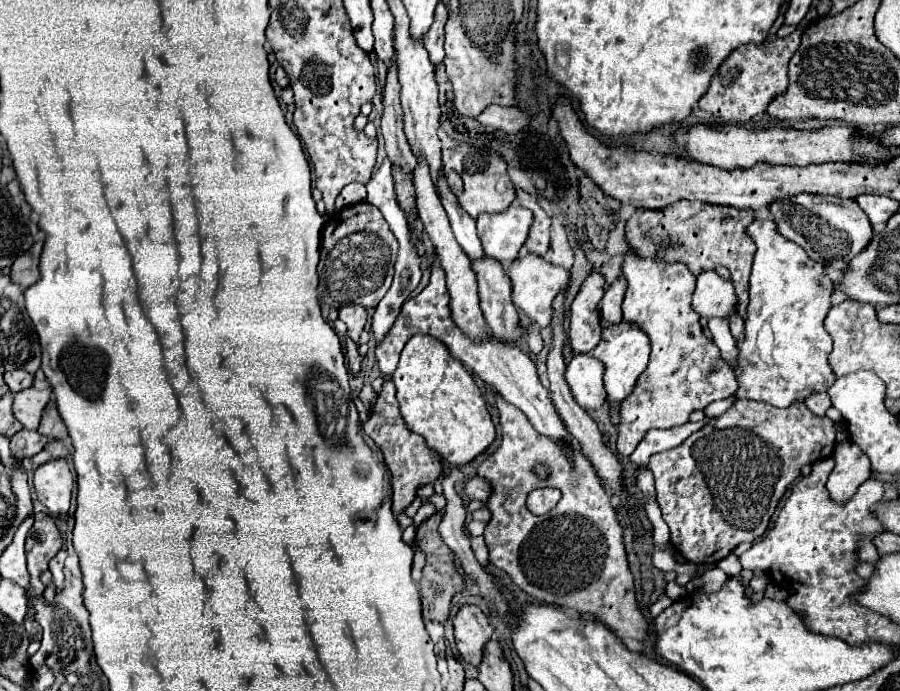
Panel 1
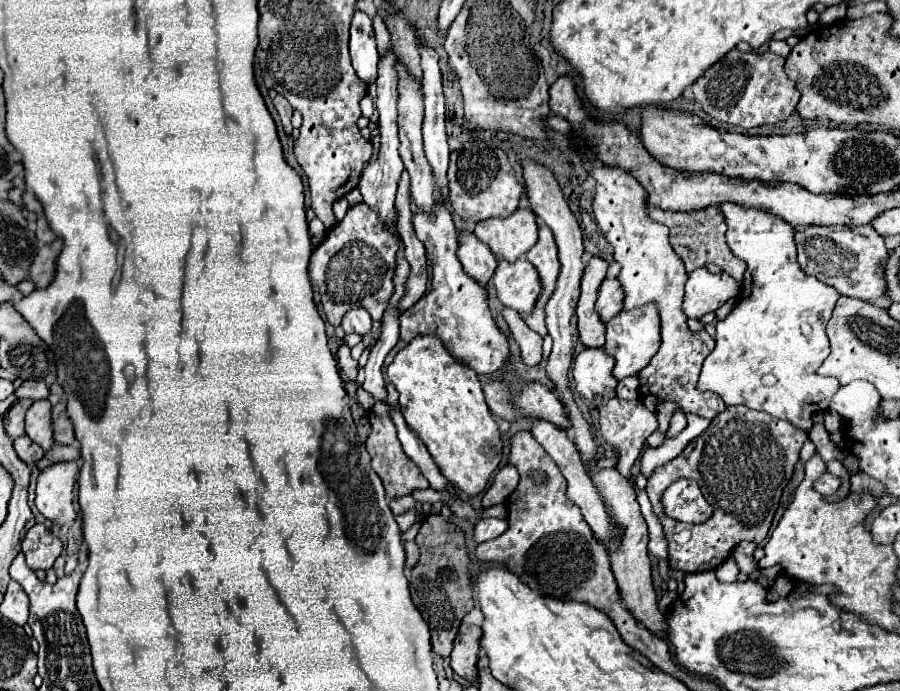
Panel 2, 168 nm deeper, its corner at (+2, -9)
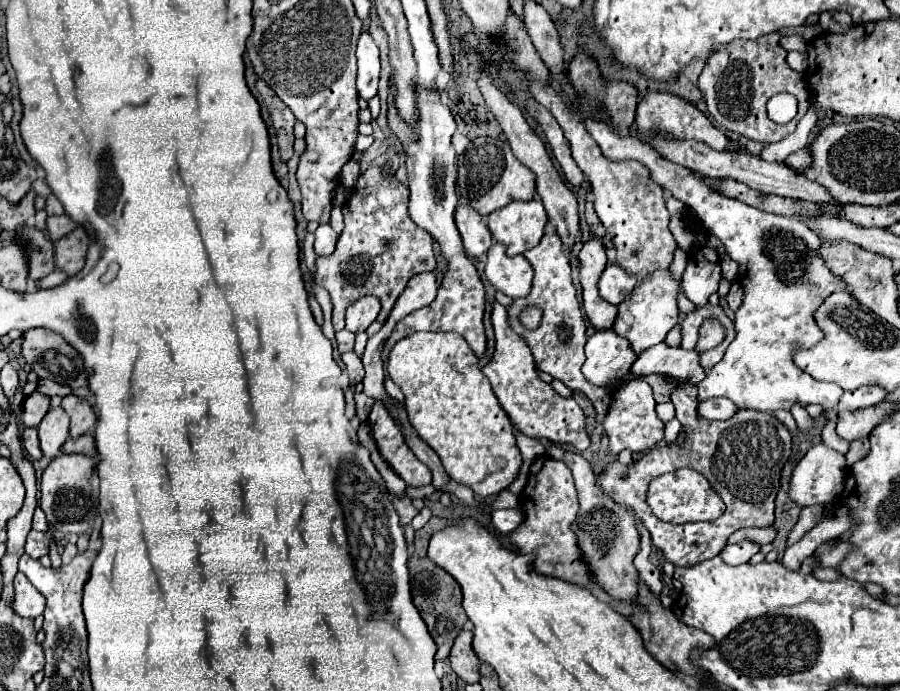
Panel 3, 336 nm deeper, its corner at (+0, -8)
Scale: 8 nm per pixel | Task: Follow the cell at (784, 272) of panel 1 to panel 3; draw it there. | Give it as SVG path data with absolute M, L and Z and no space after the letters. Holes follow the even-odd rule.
M586 120L588 132L592 134L592 138L598 142L598 146L602 148L602 154L612 158L612 160L626 160L626 158L634 158L638 162L642 162L644 166L650 168L652 180L656 184L660 184L662 188L666 188L674 198L678 198L680 202L686 202L686 206L694 208L694 212L700 216L704 228L708 232L714 232L726 246L728 256L738 262L738 282L744 288L744 302L740 306L740 310L736 310L736 338L734 342L728 346L724 358L706 372L706 378L698 384L698 400L706 400L706 398L714 398L714 396L724 396L728 400L732 400L738 408L748 408L748 410L762 410L762 412L774 412L774 410L790 410L796 402L800 402L802 406L808 404L820 404L824 410L832 410L838 404L838 398L844 394L844 390L834 384L834 382L818 382L814 380L810 374L802 372L798 366L794 366L792 362L792 354L794 354L794 346L804 346L810 348L814 346L818 340L822 340L822 330L816 326L814 320L814 310L824 302L826 296L830 296L836 290L846 290L846 284L842 282L842 278L834 276L832 270L826 266L826 262L820 258L818 248L820 248L820 238L798 218L794 216L780 216L780 214L772 214L772 212L764 212L764 210L756 210L750 208L748 204L728 198L724 194L720 194L718 190L714 190L714 186L710 186L710 180L706 180L704 176L698 176L696 172L690 172L674 162L664 160L660 154L654 152L654 148L650 148L644 142L638 142L638 138L630 138L630 136L618 136L614 134L614 130L610 130L606 124L596 122L596 120ZM776 242L782 242L782 248L786 248L786 254L794 256L794 262L786 262L784 258L776 260ZM792 244L806 244L808 252L800 254L794 252L794 248L790 248Z

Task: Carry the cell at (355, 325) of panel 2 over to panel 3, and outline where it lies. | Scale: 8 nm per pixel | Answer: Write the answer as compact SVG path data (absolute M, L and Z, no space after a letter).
M362 296L354 302L350 302L346 310L346 328L354 334L364 332L378 316L380 312L380 302L374 296Z

